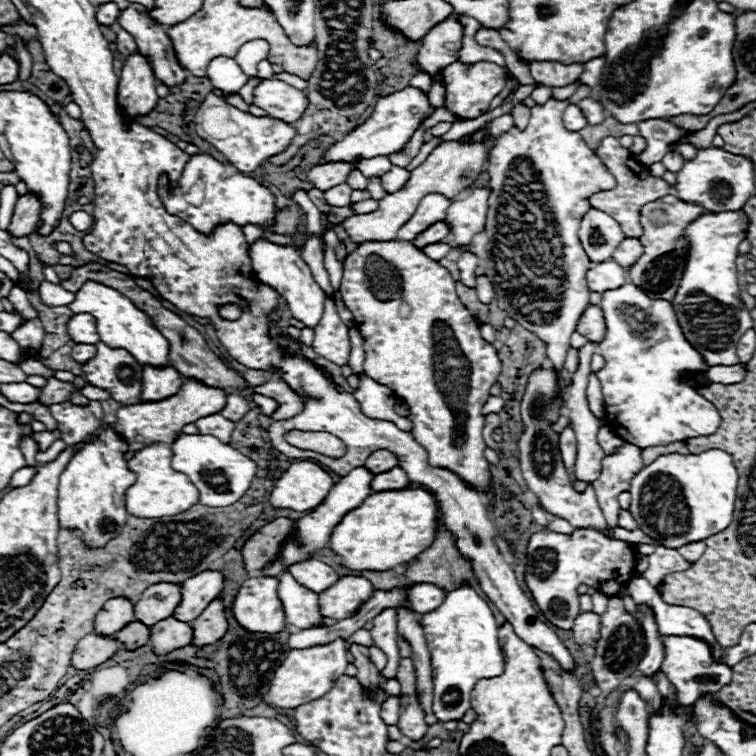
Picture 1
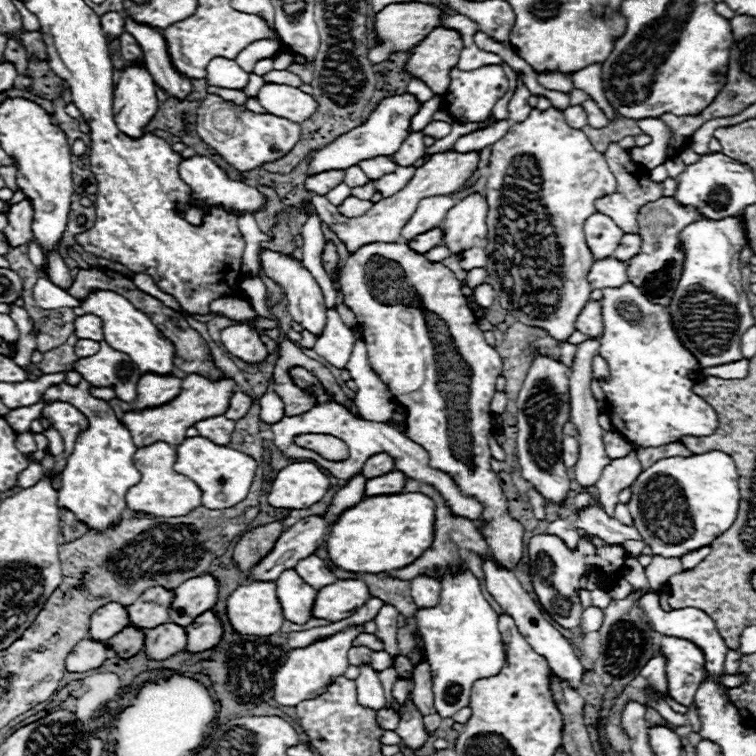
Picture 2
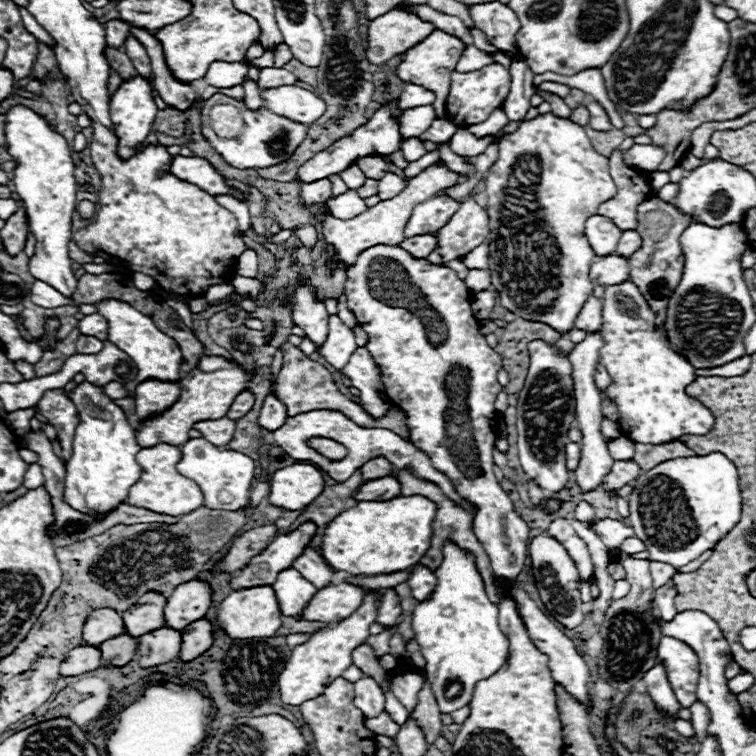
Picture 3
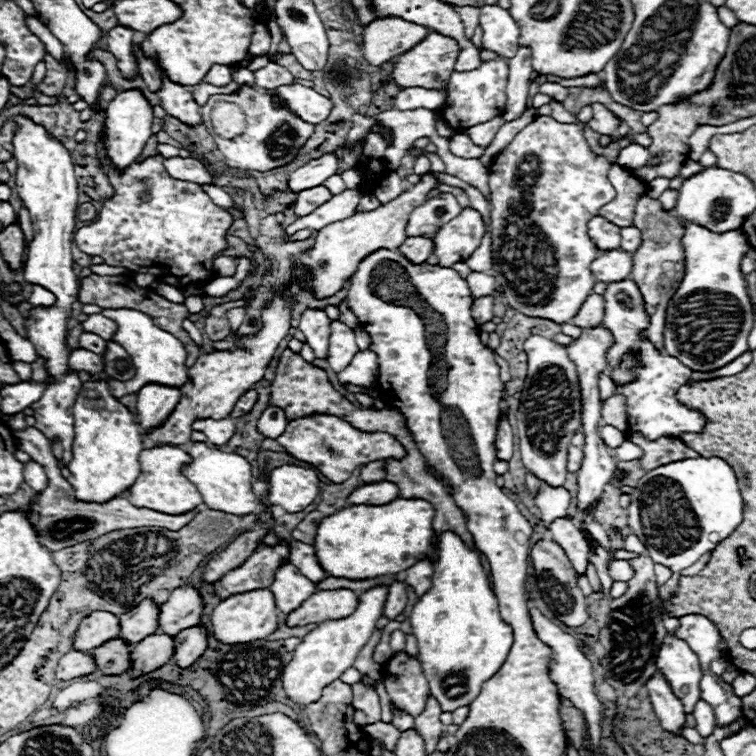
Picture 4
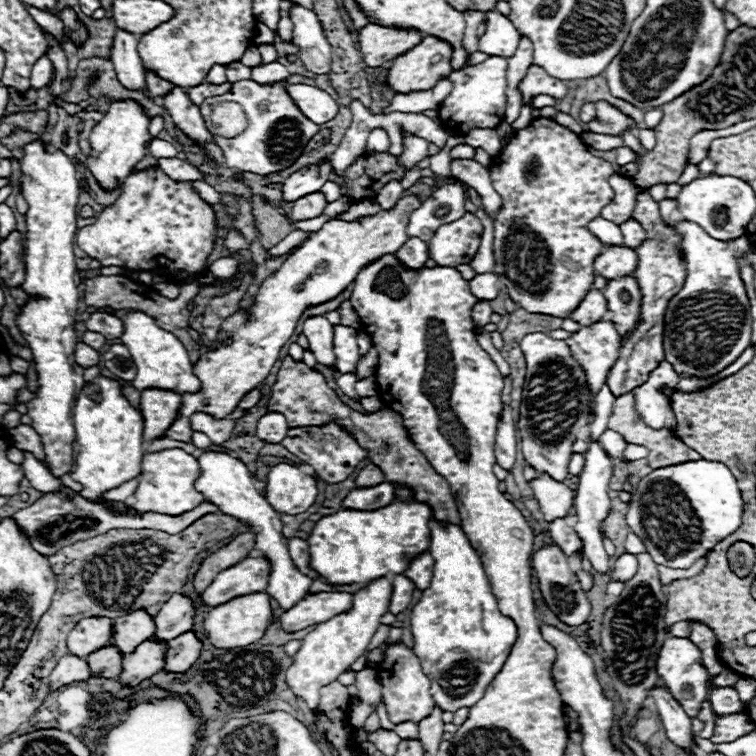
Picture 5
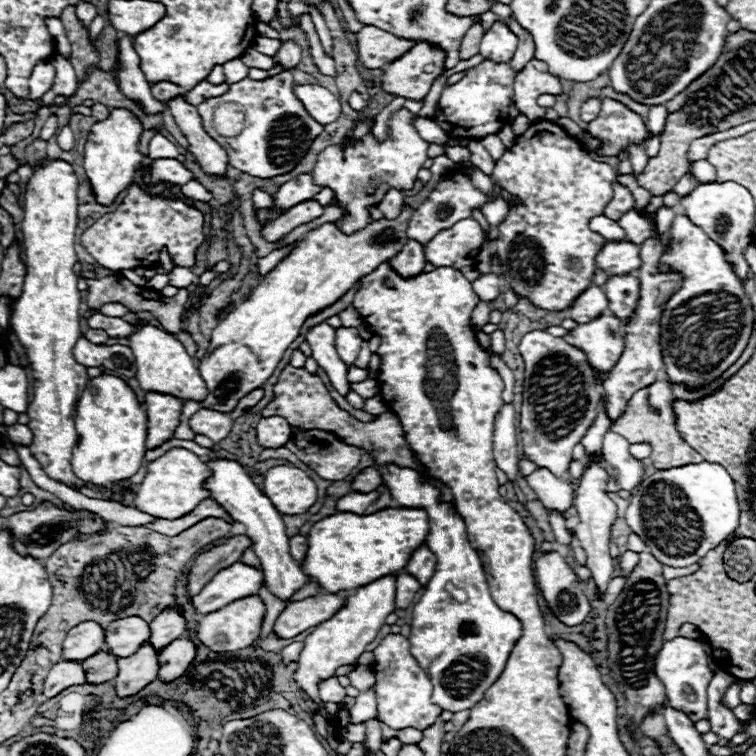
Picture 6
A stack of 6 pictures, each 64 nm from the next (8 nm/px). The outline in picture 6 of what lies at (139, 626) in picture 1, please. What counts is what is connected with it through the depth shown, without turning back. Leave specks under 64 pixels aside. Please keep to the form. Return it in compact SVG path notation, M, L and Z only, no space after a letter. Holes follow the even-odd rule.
M98 652L82 662L88 684L104 684L118 674L118 660L108 652Z

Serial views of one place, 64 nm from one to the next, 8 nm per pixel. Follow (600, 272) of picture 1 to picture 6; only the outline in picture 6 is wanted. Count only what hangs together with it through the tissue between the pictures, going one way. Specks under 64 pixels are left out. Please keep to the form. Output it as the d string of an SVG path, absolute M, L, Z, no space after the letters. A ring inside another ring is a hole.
M628 240L606 242L596 256L598 268L612 274L632 274L640 268L640 246Z

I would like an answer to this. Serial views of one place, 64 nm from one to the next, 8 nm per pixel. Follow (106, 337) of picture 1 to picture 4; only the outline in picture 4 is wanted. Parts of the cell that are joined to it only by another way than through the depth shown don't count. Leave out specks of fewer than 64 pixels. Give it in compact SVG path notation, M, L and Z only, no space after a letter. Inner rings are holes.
M106 308L106 310L102 310L102 314L112 318L118 324L118 332L114 334L112 340L118 342L120 346L124 346L124 350L128 350L128 354L136 366L136 376L132 380L128 380L128 382L109 380L112 396L122 398L126 394L138 392L146 384L162 384L162 386L174 386L174 388L180 388L186 384L186 380L188 380L186 350L176 336L168 334L166 330L160 330L148 314L142 314L138 310L128 310L128 308L110 310L110 308Z

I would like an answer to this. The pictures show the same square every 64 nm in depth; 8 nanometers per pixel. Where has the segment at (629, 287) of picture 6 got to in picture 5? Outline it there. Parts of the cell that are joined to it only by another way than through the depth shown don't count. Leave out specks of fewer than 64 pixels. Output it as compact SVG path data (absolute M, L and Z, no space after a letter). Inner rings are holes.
M634 276L608 280L606 288L602 290L608 302L608 320L614 322L620 336L624 338L632 332L640 318L640 288Z

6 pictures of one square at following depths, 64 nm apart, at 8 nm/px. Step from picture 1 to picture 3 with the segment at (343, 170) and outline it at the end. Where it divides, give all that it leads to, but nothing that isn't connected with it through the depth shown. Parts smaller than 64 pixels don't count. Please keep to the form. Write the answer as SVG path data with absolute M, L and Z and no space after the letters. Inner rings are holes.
M324 178L324 180L312 182L312 184L304 184L300 188L300 196L302 196L302 204L304 206L326 202L332 196L332 192L330 192L330 180Z

